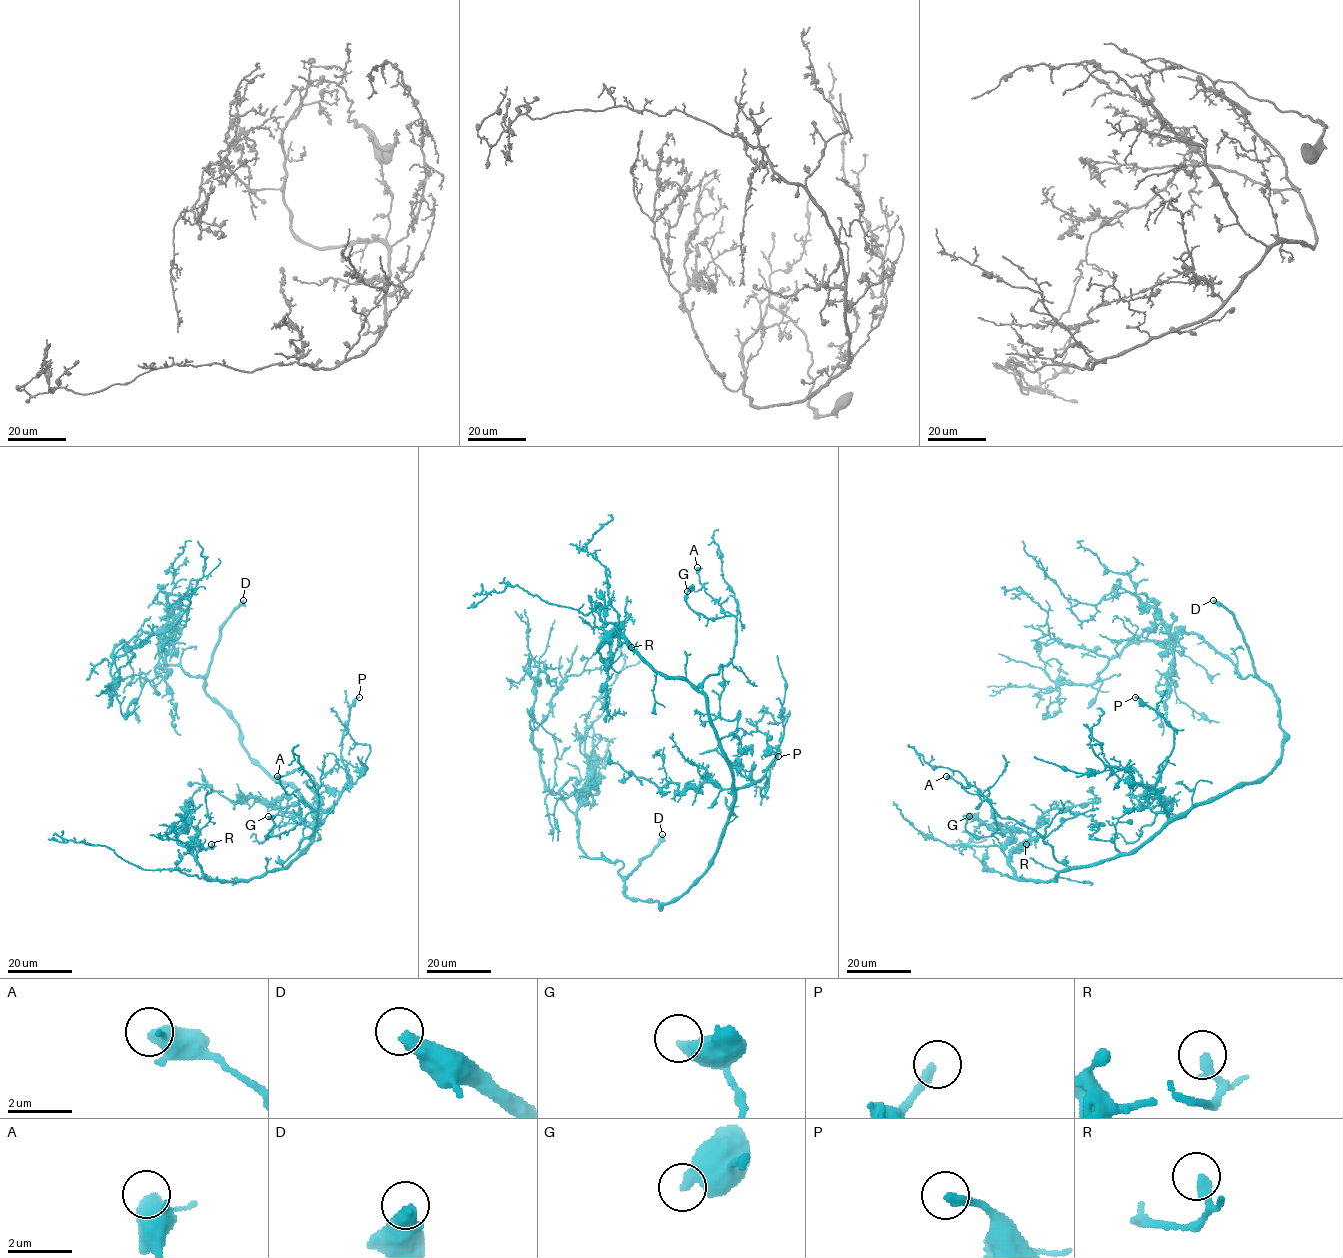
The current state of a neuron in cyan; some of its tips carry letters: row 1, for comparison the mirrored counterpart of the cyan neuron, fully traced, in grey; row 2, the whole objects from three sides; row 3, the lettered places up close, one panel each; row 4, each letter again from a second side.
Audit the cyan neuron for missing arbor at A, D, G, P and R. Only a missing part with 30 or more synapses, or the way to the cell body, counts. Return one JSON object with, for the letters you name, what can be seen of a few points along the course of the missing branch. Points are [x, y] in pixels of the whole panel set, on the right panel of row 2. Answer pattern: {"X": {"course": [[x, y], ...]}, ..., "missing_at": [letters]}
{"D": {"course": [[1213, 600], [1196, 584], [1185, 584], [1154, 554], [1163, 552], [1176, 561], [1224, 574], [1237, 574], [1261, 555]]}, "missing_at": ["D"]}

